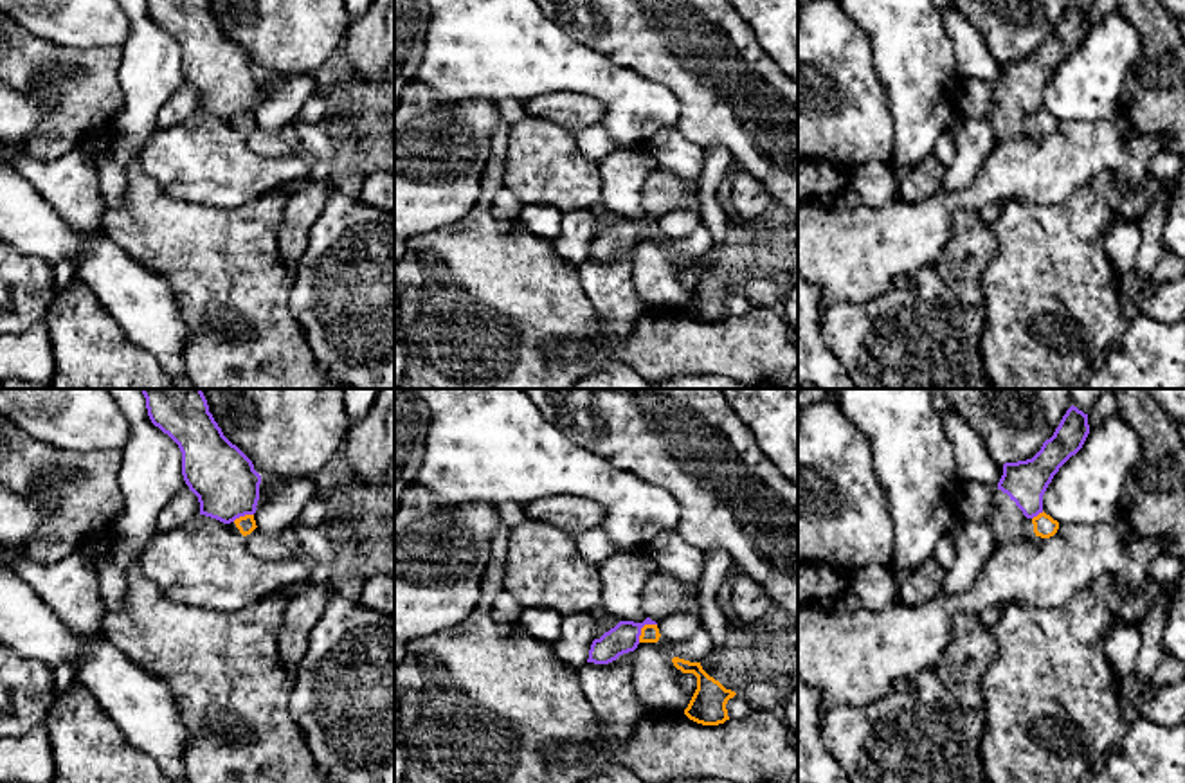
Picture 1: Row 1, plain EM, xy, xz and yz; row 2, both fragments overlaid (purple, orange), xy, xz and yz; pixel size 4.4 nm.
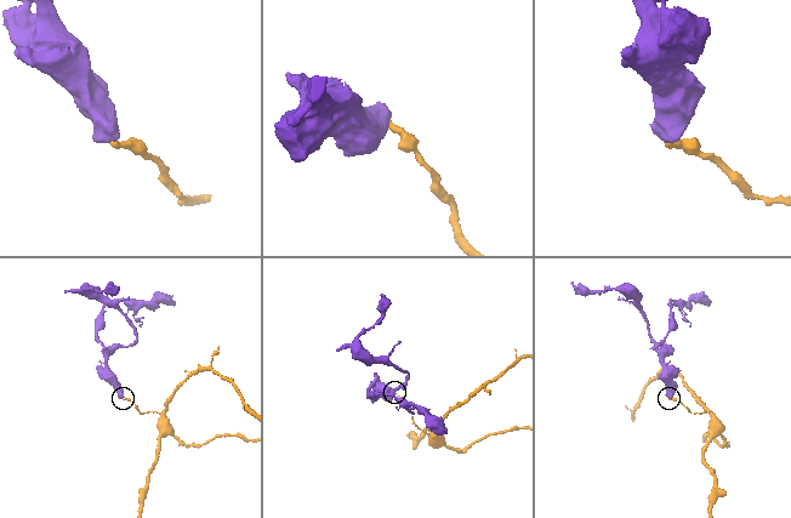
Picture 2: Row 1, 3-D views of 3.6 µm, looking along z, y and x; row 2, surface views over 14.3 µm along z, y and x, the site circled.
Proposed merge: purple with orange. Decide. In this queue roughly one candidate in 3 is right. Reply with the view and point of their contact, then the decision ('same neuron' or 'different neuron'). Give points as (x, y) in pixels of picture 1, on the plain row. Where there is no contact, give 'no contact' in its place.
contact xz (642, 224); different neuron

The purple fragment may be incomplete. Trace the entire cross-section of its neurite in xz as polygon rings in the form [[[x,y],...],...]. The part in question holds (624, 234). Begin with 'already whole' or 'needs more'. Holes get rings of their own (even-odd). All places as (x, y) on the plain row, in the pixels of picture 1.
needs more; [[[656,169],[643,184],[641,205],[647,216],[643,220],[620,218],[600,236],[594,236],[587,259],[609,261],[620,252],[634,248],[645,221],[657,221],[675,211],[699,211],[699,189],[665,169]]]

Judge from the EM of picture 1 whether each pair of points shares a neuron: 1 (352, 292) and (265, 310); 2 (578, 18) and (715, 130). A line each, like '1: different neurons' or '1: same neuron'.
1: different neurons
2: same neuron

